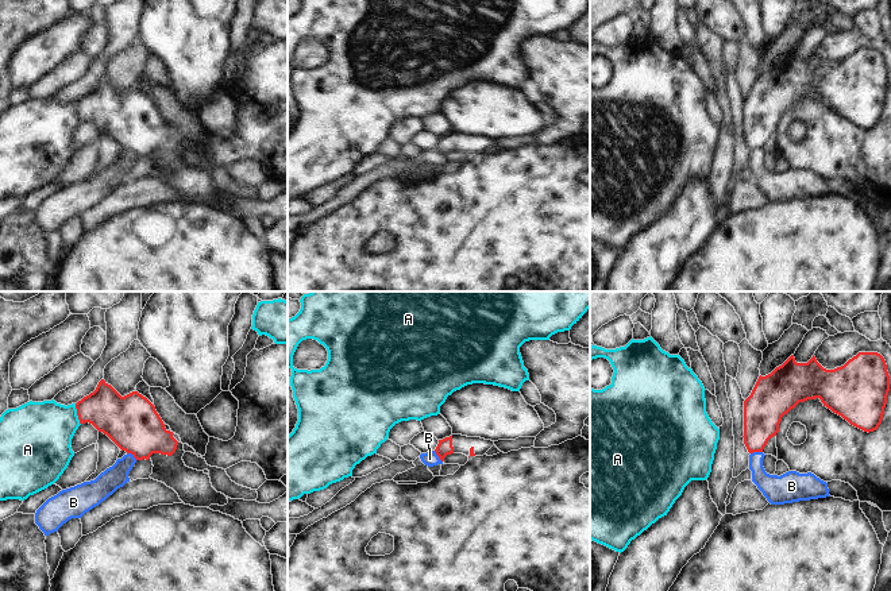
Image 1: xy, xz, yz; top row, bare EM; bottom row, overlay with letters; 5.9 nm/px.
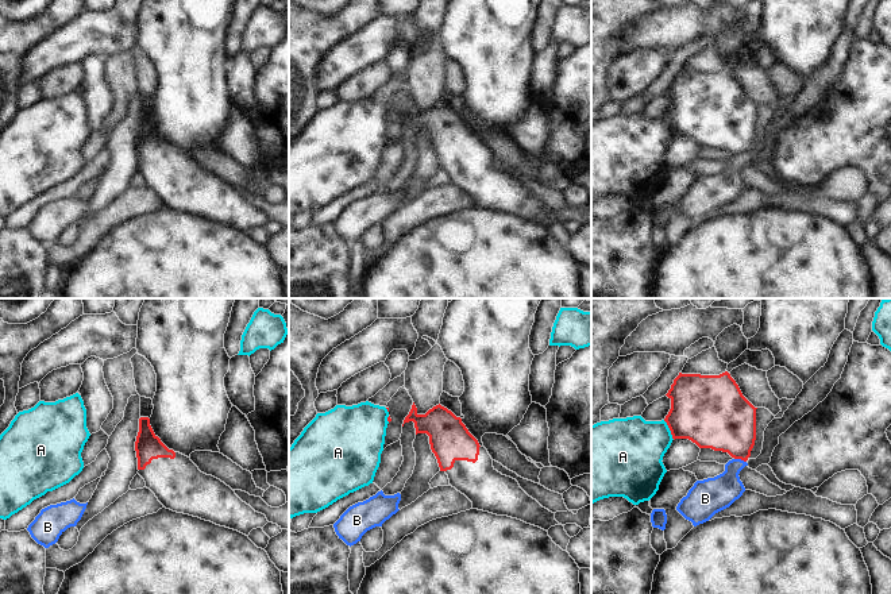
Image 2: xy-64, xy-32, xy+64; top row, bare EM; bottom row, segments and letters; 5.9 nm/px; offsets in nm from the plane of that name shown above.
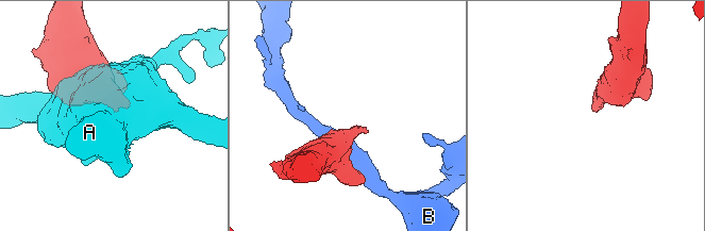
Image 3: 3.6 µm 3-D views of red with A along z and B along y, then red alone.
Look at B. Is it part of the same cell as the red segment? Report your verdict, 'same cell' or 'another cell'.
another cell

